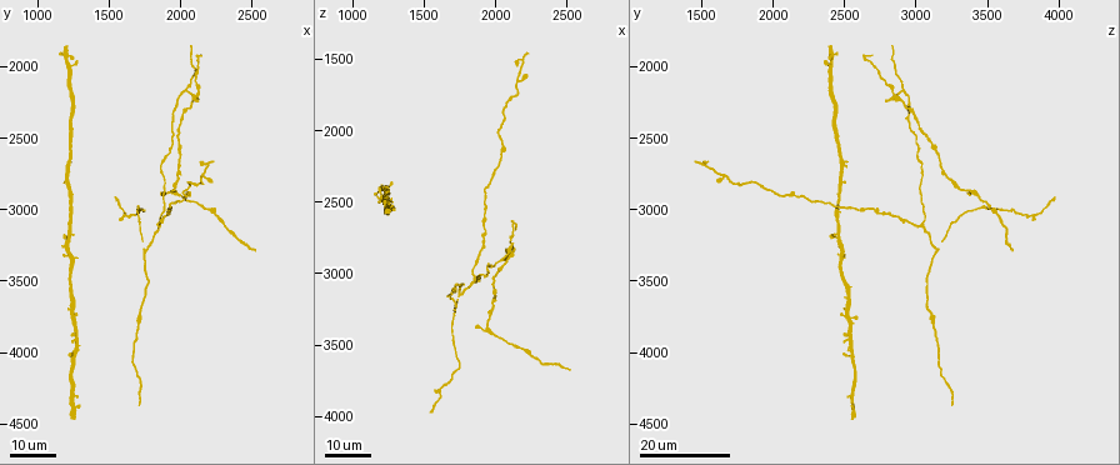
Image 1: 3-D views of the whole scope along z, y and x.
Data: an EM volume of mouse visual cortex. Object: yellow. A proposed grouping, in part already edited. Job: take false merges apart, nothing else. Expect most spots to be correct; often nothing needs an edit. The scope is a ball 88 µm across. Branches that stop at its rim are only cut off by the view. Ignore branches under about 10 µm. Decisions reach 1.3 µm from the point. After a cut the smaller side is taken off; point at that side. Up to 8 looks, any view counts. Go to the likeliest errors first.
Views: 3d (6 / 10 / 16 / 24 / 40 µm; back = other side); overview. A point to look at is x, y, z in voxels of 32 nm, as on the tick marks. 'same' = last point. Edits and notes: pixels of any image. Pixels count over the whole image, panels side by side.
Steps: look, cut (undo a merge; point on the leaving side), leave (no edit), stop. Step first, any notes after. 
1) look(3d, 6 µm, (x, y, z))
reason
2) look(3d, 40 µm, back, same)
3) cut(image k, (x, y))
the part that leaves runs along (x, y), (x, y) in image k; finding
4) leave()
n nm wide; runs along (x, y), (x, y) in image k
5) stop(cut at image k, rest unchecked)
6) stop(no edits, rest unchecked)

look(3d, 16 µm, (2140, 2800, 1760))
thick turns thin

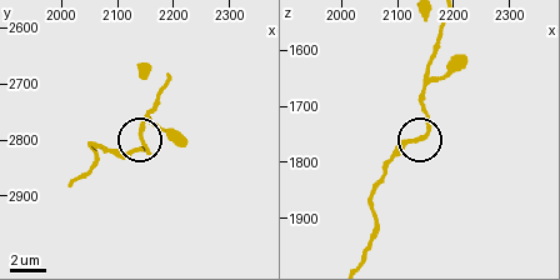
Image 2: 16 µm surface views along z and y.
look(3d, 10 µm, (2140, 2820, 1755))

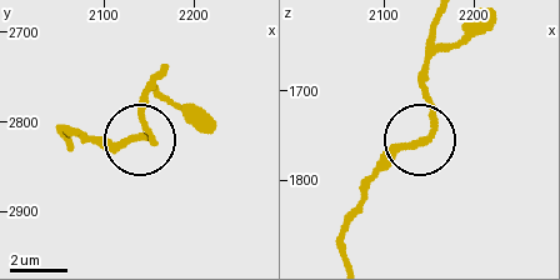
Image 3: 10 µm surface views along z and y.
leave()
240 nm wide; runs along (70, 146), (70, 126), (149, 141), (141, 115) in image 3; all the same neuron

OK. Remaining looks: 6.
look(3d, 24 µm, (1760, 3000, 3620))
thin neck

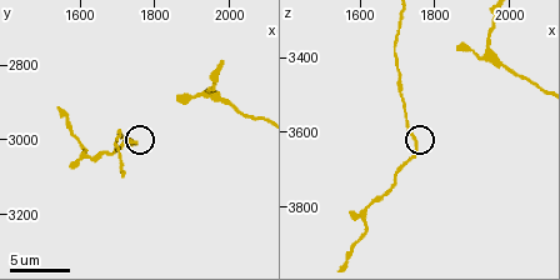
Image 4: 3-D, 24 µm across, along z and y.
look(3d, 10 µm, (1740, 3010, 3640))
closer look

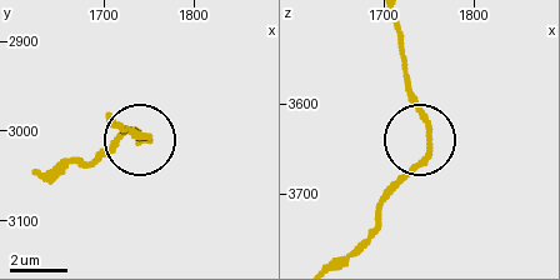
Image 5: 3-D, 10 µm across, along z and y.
leave()
runs along (395, 26), (406, 91), (429, 149), (379, 210) in image 5; all the same neuron

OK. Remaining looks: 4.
look(3d, 6 µm, (1610, 3050, 3830))
thick turns thin

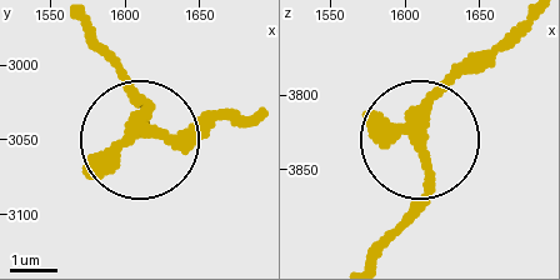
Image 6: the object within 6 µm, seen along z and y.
look(3d, 6 µm, back, (1608, 3040, 3826))

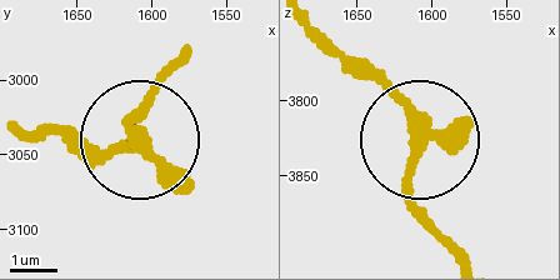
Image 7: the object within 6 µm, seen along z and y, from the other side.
leave()
260 nm wide; runs along (303, 20), (415, 128), (410, 199), (430, 231) in image 7; continuous, no second neuron

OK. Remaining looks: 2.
look(3d, 16 µm, (1920, 2960, 2420))

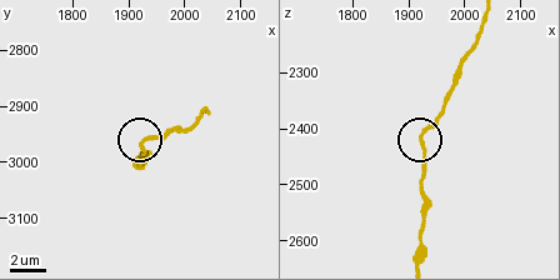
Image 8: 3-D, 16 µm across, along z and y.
look(3d, 10 µm, (1925, 2970, 2425))
zoom in

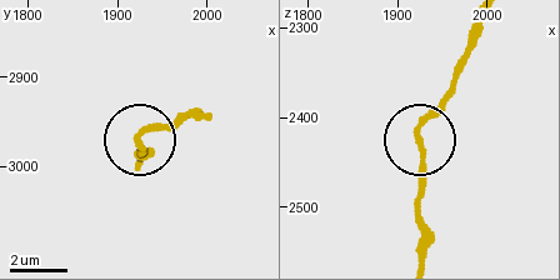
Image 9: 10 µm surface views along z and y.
leave()
side arm 40 µm; continuous, no second neuron

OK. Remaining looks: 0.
stop(no edits, rest unchecked)

